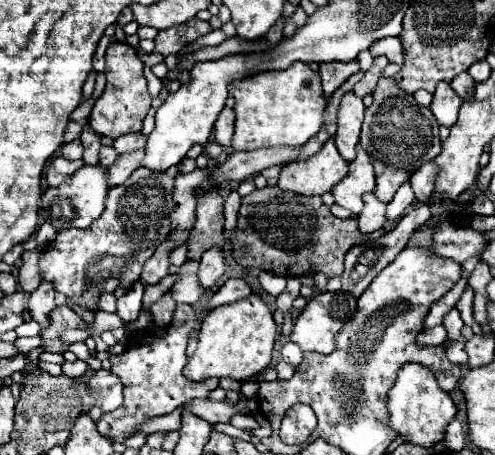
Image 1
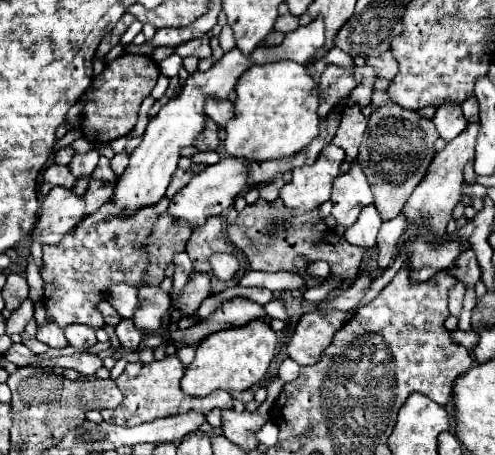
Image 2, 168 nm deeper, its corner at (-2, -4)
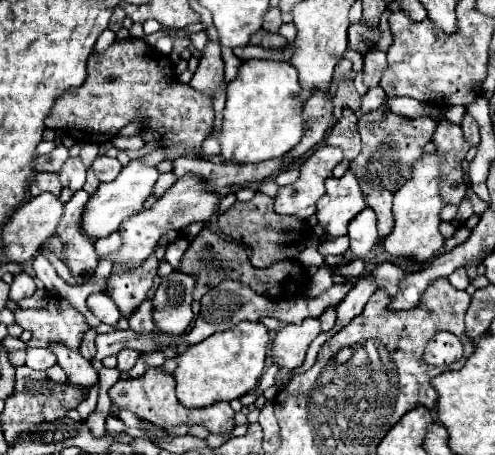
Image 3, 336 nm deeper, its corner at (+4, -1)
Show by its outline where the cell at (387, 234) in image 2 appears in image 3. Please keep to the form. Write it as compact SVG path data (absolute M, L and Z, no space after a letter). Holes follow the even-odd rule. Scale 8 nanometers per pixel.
M357 278L355 286L349 290L349 294L343 298L343 302L339 302L339 306L337 306L337 322L341 326L345 326L355 316L359 316L363 306L367 304L367 300L371 298L371 294L375 290L377 290L377 282L373 282L373 278Z

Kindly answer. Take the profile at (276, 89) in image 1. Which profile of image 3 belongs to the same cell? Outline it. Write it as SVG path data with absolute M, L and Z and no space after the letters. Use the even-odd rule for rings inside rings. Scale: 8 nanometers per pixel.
M273 60L243 62L237 78L227 86L223 130L219 138L221 156L227 162L241 164L279 158L299 144L303 132L303 96L295 66Z

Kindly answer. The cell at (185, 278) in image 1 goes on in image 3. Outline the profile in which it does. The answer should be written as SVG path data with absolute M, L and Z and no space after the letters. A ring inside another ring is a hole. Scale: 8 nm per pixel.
M183 236L167 246L167 250L165 250L165 262L169 262L173 266L173 270L179 270L179 262L181 262L181 256L187 250L187 246L189 246L189 242Z

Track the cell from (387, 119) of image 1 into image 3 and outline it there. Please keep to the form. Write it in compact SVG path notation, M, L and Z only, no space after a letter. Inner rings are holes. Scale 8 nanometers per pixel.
M387 102L379 110L361 116L357 122L363 150L351 162L351 172L357 176L359 186L365 192L367 206L373 208L377 214L377 230L381 238L385 238L393 228L393 214L391 214L393 194L411 178L411 168L417 162L417 158L423 156L423 146L431 140L435 126L437 122L433 118L401 120L387 108Z

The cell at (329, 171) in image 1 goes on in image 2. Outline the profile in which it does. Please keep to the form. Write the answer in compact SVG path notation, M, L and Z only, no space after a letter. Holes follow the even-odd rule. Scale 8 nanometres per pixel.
M327 145L313 165L293 171L293 181L281 189L281 201L299 213L313 211L331 197L331 185L341 175L341 163L345 159L343 149Z

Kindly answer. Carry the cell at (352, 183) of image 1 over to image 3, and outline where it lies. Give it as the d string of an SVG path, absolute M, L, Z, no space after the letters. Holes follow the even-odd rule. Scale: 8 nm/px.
M351 170L341 178L327 178L325 192L327 196L317 202L317 220L329 236L345 236L349 220L367 208L365 194Z

